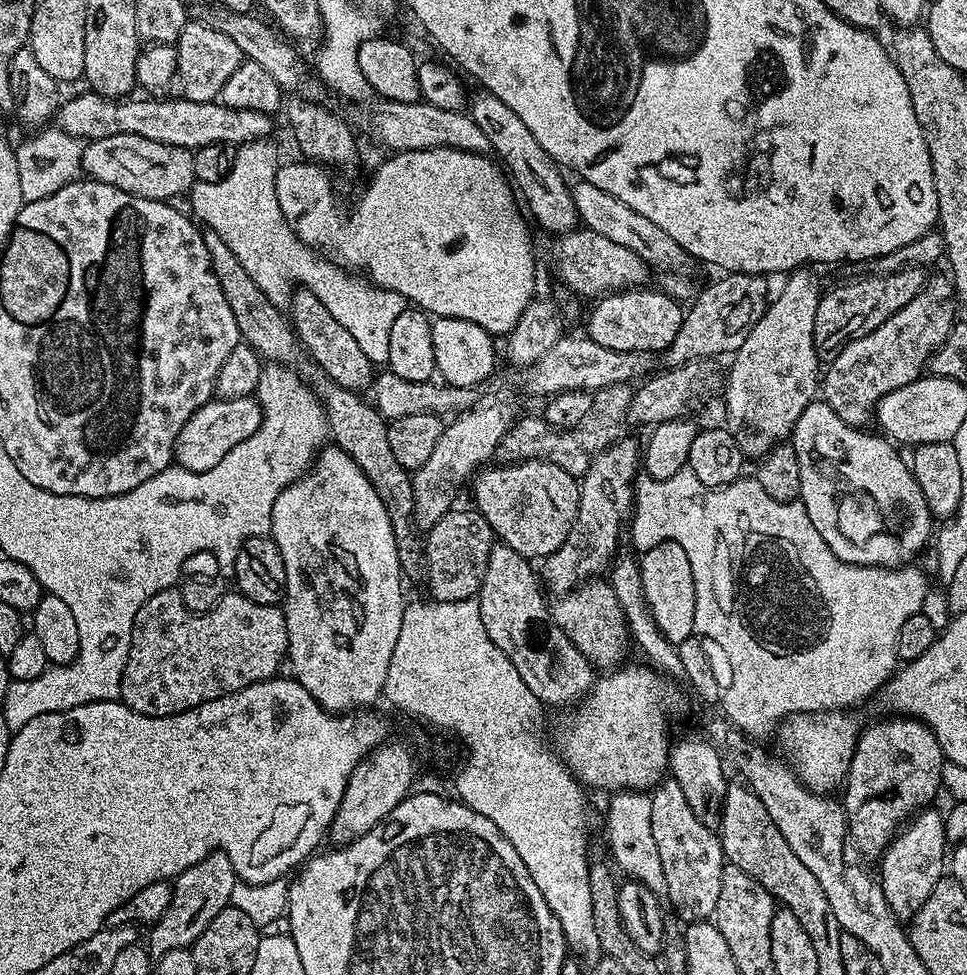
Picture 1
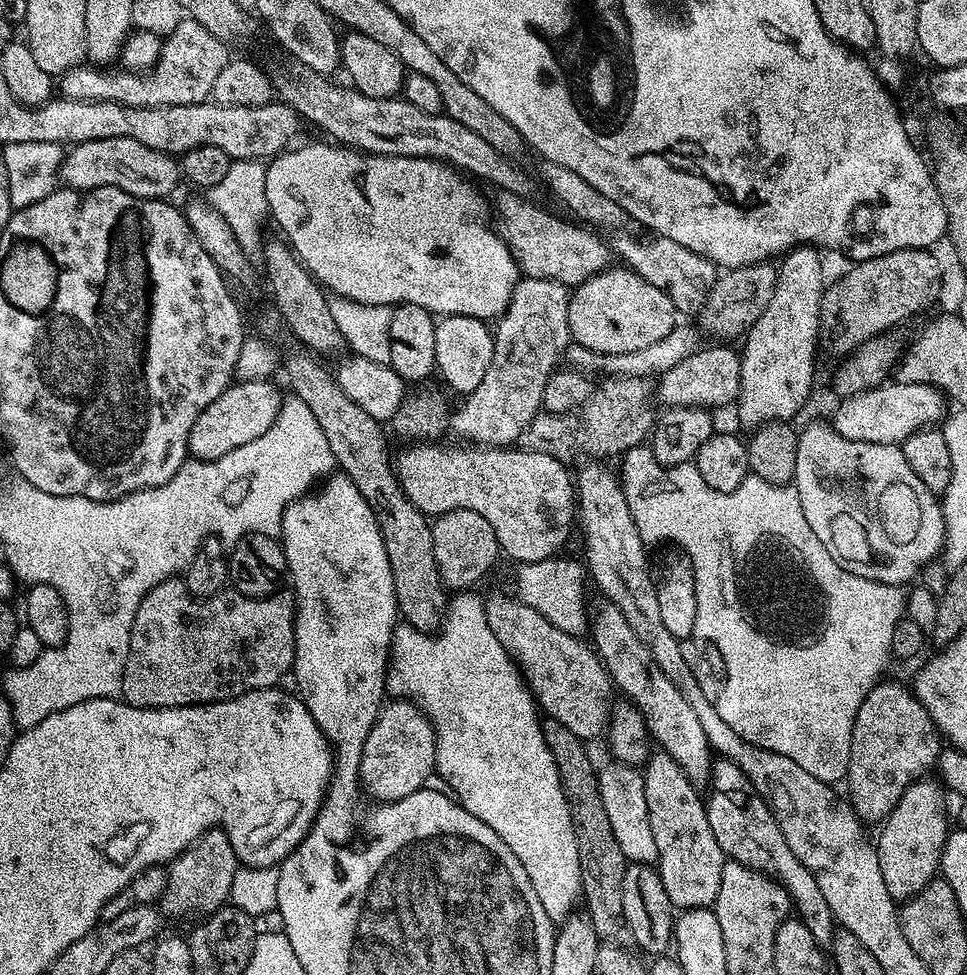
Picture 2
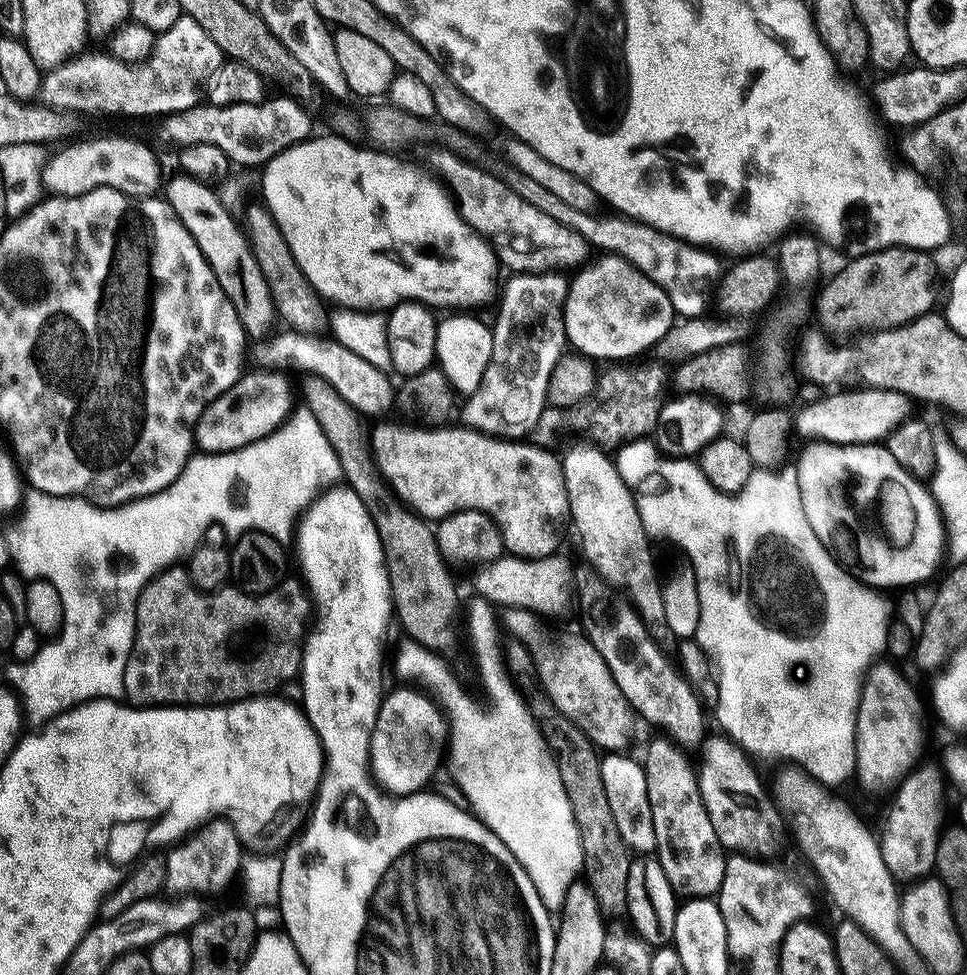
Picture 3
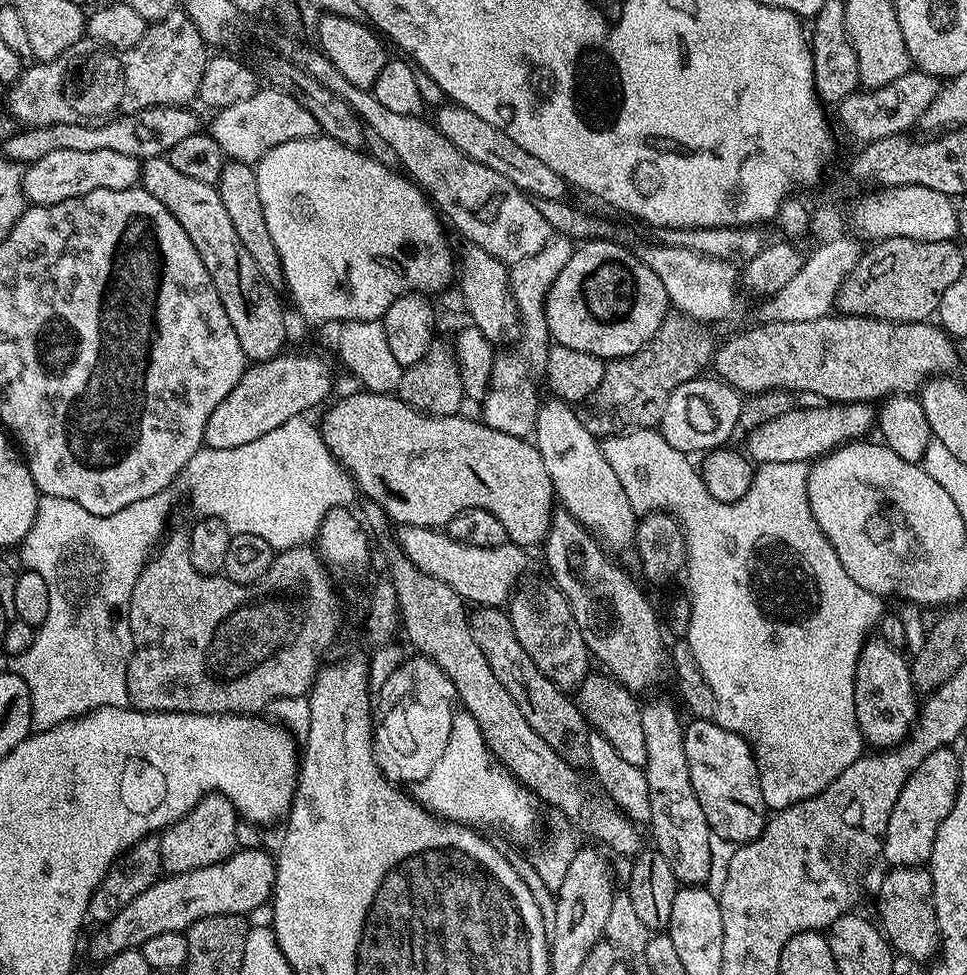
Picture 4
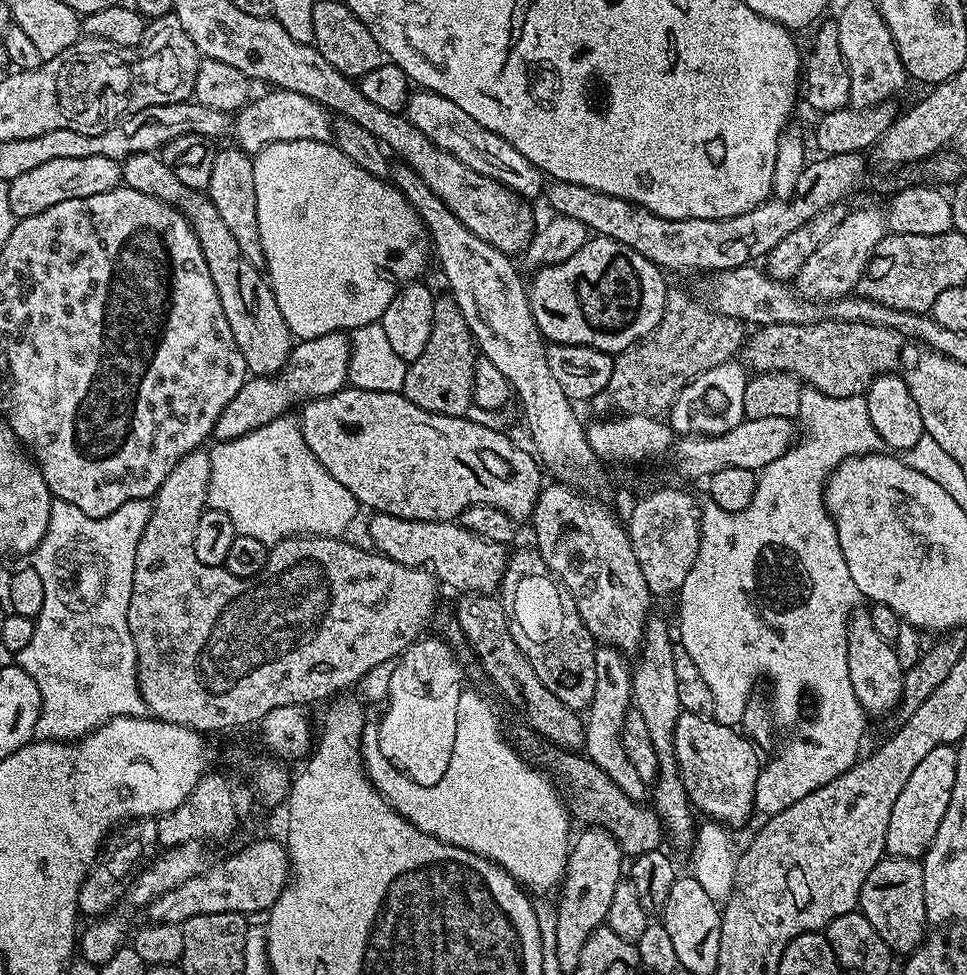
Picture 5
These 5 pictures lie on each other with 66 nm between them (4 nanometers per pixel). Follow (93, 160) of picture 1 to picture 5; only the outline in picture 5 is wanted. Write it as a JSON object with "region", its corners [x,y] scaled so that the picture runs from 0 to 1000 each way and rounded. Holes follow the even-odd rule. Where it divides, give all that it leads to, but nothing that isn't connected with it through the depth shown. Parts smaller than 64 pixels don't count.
{"region":[[[56,162],[56,166],[48,166],[14,183],[8,190],[10,195],[10,215],[18,224],[34,222],[52,211],[60,211],[60,207],[68,207],[72,203],[89,203],[97,199],[113,197],[125,192],[126,172],[114,162]]]}

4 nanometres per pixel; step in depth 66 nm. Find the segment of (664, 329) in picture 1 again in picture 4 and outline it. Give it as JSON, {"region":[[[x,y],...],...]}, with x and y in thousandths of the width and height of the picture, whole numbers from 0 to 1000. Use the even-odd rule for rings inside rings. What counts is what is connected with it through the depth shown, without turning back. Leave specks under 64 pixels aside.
{"region":[[[630,244],[628,246],[610,246],[601,249],[593,257],[589,269],[585,269],[585,273],[581,273],[581,281],[577,281],[577,285],[573,287],[573,293],[569,293],[567,308],[563,312],[563,321],[567,327],[567,343],[574,352],[589,355],[589,359],[602,359],[606,363],[614,363],[626,371],[638,369],[641,365],[650,365],[659,361],[664,355],[668,355],[668,351],[672,351],[672,347],[676,347],[680,334],[685,334],[687,325],[692,323],[693,320],[689,293],[685,293],[685,285],[680,285],[680,281],[676,281],[676,277],[672,277],[672,273],[665,271],[661,262],[655,255],[653,258],[651,255],[644,254],[643,251],[636,250],[635,247],[636,245]]]}

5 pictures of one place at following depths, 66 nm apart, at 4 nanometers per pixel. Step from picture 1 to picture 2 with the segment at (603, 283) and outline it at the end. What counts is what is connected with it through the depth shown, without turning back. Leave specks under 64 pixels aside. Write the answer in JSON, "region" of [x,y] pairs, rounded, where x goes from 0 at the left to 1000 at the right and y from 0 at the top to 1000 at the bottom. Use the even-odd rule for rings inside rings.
{"region":[[[517,197],[517,230],[515,236],[525,249],[535,272],[545,285],[576,287],[579,291],[595,293],[606,290],[630,274],[631,254],[619,246],[615,237],[593,228],[582,226],[554,209],[549,204]]]}

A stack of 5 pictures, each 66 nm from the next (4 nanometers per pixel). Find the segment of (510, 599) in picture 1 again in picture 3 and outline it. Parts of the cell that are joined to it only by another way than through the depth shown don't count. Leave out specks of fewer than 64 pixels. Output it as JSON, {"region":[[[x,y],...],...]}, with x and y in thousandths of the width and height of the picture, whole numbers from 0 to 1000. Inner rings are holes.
{"region":[[[522,624],[519,631],[519,644],[537,659],[543,662],[550,671],[552,692],[567,719],[606,757],[610,757],[617,768],[629,773],[641,773],[654,759],[654,738],[656,731],[649,717],[639,708],[639,699],[635,699],[635,691],[631,691],[631,683],[623,679],[623,671],[614,667],[607,655],[600,656],[563,656],[563,648],[558,645],[559,637],[545,624]]]}

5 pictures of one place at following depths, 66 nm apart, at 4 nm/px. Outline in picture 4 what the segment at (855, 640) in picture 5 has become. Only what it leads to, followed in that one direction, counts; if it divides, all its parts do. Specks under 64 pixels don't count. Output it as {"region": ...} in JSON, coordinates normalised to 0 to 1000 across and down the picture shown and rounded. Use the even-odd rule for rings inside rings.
{"region":[[[899,654],[895,656],[891,667],[887,671],[885,690],[883,691],[883,728],[885,729],[885,739],[889,746],[890,755],[893,756],[895,760],[897,760],[899,764],[903,763],[903,768],[906,769],[917,769],[919,767],[927,766],[928,763],[933,762],[936,757],[938,757],[939,752],[943,750],[943,745],[947,741],[947,735],[949,733],[949,711],[946,704],[943,702],[943,687],[937,673],[935,677],[935,671],[936,670],[932,668],[932,666],[920,663],[917,658],[909,654]]]}

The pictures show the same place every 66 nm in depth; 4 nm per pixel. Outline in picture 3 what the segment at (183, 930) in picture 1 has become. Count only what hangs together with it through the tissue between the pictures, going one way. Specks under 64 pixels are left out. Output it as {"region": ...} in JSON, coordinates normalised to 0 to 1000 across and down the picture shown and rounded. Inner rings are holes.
{"region":[[[231,839],[212,841],[196,857],[191,857],[172,874],[170,911],[178,917],[212,917],[225,915],[249,893],[250,867],[242,847]]]}

